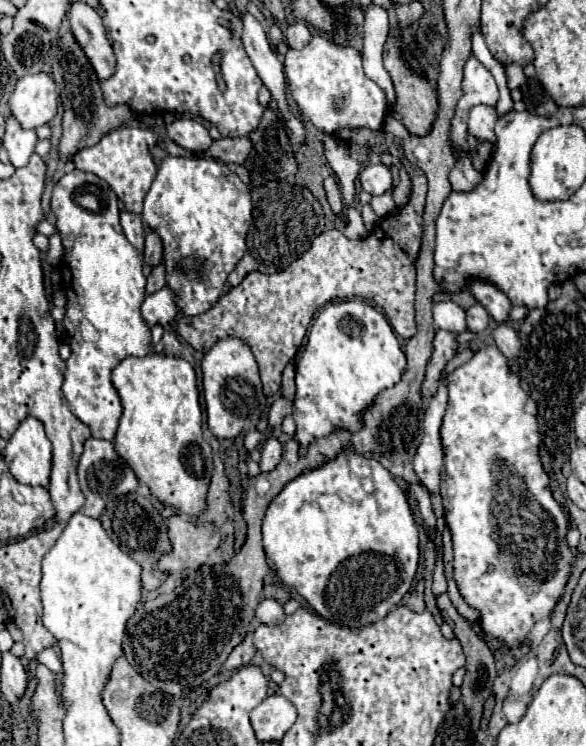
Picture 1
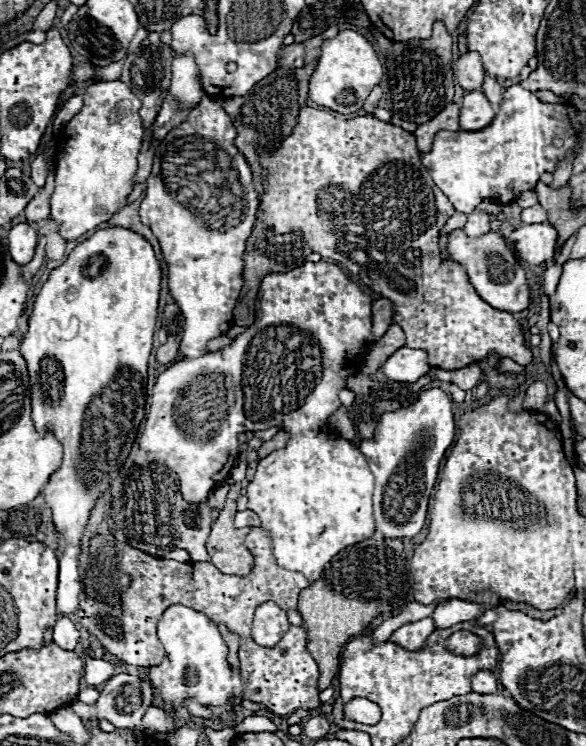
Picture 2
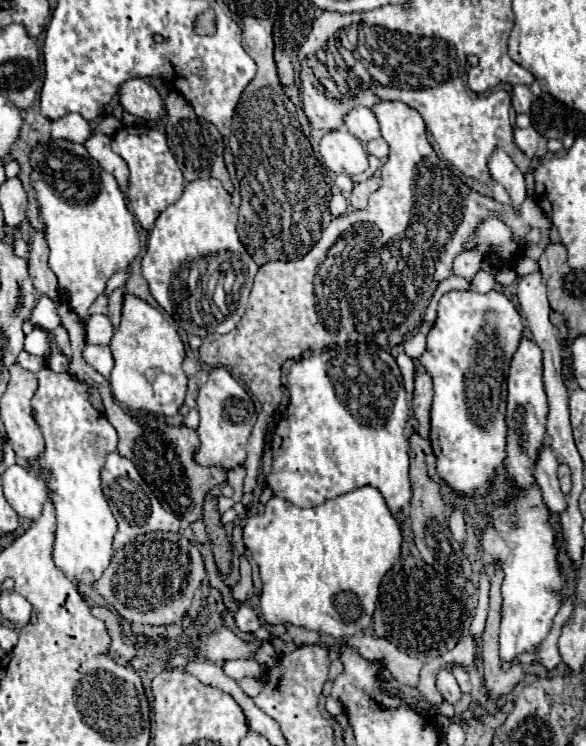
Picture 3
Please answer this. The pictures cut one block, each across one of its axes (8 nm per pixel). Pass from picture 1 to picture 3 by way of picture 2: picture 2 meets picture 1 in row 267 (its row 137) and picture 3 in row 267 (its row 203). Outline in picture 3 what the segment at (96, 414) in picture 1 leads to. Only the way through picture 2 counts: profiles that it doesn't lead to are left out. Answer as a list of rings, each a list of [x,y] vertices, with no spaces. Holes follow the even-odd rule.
[[[48,140],[30,154],[32,162],[32,186],[36,190],[38,204],[42,208],[42,220],[46,226],[46,240],[50,246],[50,268],[58,278],[58,288],[66,294],[68,306],[78,314],[82,322],[90,318],[90,304],[104,294],[106,282],[120,270],[126,270],[140,252],[140,238],[134,224],[134,216],[126,206],[126,198],[108,172],[88,156],[82,144],[68,140]]]

